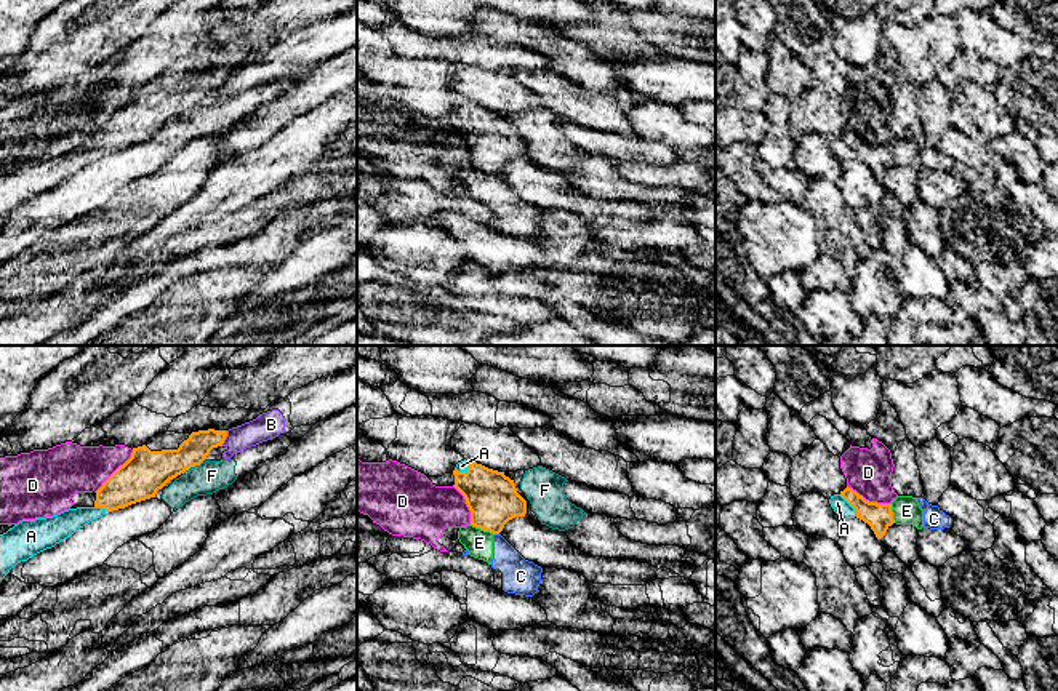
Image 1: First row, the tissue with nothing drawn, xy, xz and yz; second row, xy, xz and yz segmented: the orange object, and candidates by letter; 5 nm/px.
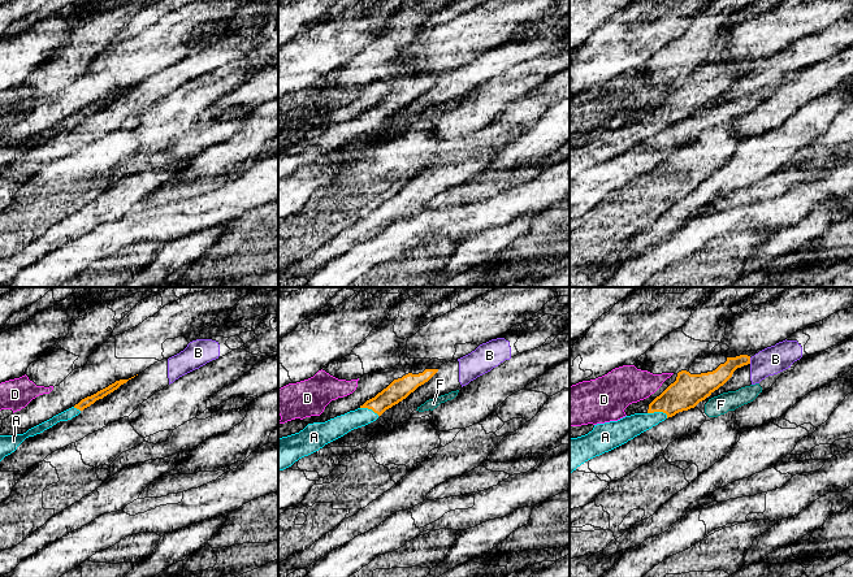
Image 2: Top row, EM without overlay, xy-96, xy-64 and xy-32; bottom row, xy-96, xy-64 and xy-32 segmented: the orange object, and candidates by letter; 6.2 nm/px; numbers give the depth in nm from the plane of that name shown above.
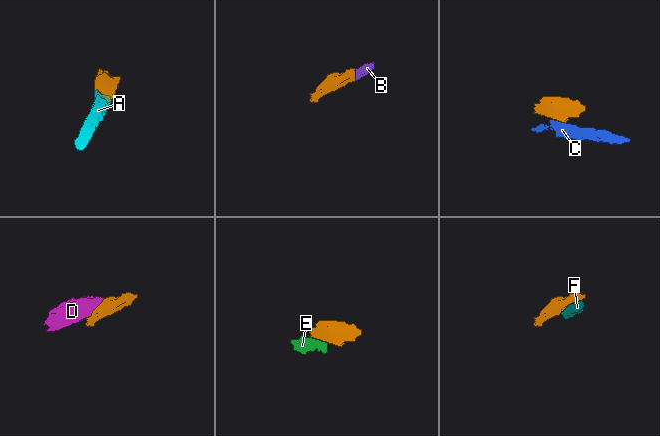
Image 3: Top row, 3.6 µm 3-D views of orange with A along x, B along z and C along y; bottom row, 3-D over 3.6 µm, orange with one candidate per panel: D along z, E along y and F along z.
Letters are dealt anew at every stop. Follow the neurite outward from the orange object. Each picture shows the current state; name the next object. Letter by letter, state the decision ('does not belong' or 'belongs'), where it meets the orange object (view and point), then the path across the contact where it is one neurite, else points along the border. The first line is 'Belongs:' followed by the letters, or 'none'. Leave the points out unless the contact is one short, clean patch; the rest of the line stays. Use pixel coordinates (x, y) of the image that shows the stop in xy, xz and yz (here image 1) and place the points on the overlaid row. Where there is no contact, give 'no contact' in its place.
Belongs: A
A: belongs; contact yz (850, 504); way yz (879, 517), (850, 504), (837, 503)
B: does not belong; contact xy (224, 439); border xy (226, 431), (226, 439), (221, 445)
C: does not belong; contact xz (496, 533); border xz (493, 533), (498, 535)
D: does not belong; contact xy (116, 471)
E: does not belong; contact xz (482, 528); border xz (471, 523), (493, 533)
F: does not belong; contact xy (192, 466); border xy (202, 461), (183, 474)

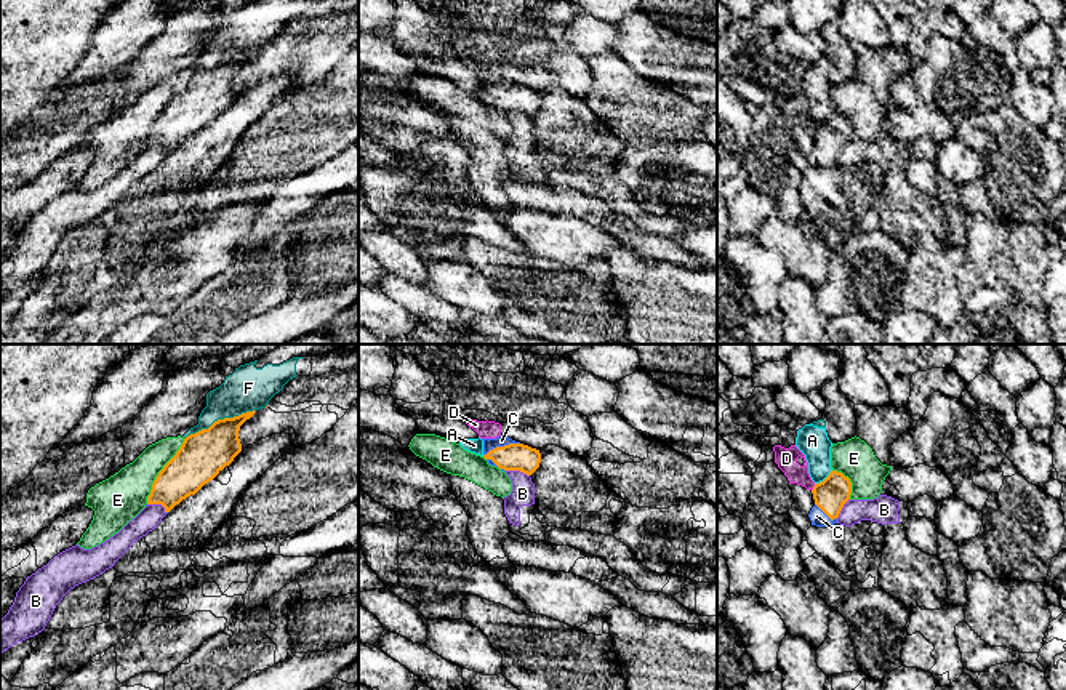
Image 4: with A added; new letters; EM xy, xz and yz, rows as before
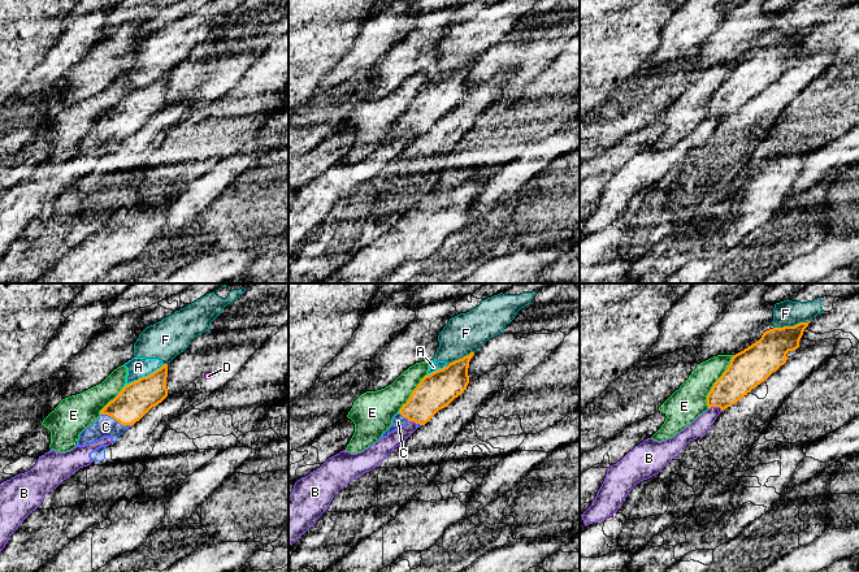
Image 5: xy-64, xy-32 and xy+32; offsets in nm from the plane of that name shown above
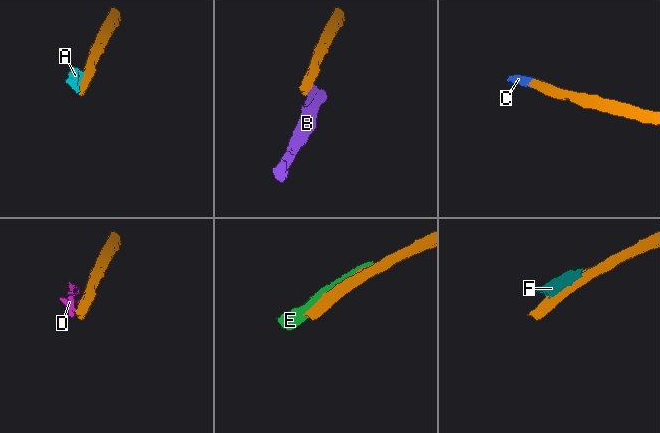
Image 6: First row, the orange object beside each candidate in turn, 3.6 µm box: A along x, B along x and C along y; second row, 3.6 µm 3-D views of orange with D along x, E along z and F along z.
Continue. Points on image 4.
Belongs: C
A: does not belong; contact yz (825, 479); border yz (831, 469), (815, 484)
B: does not belong; contact xz (517, 469); border xz (506, 469), (519, 469), (528, 476)
C: belongs; contact xz (501, 447); way xz (516, 457), (501, 447), (488, 444)
D: does not belong; contact yz (813, 487)
E: does not belong; contact xy (160, 471)
F: does not belong; contact xy (218, 420)

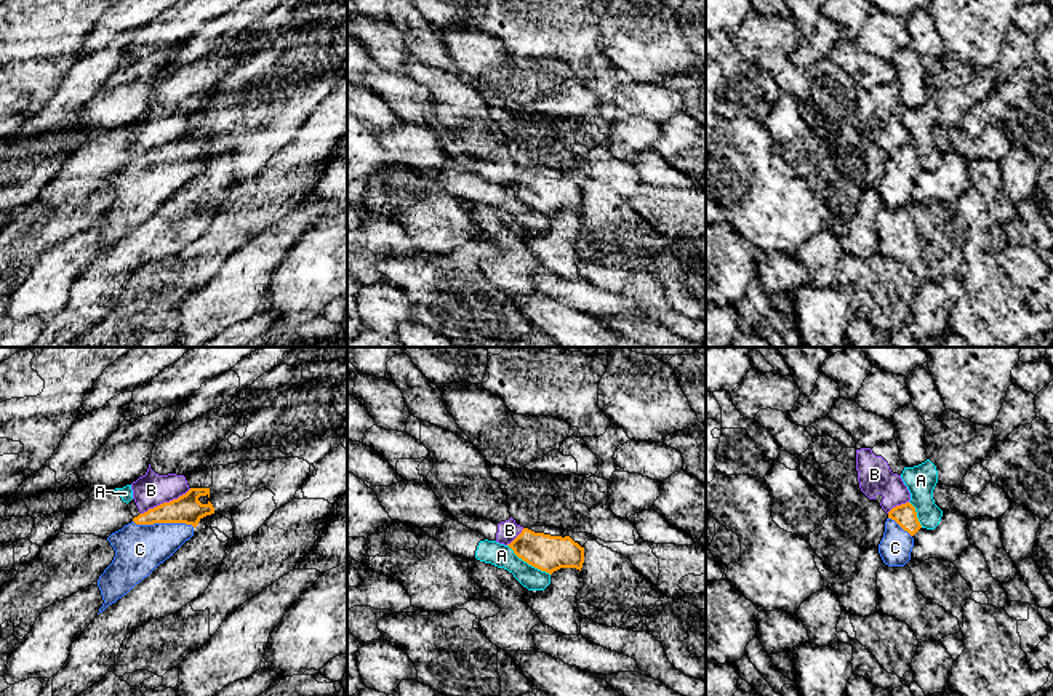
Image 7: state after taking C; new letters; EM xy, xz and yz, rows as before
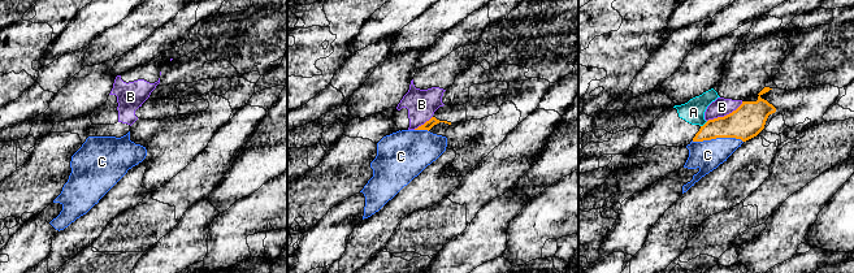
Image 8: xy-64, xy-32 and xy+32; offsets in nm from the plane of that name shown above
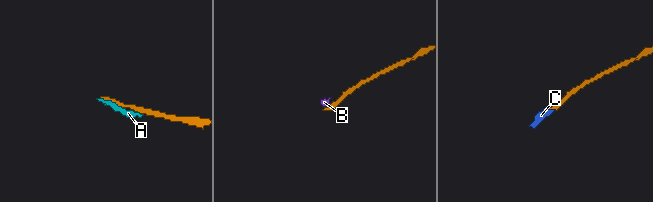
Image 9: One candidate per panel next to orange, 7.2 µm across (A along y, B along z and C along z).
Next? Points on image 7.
Belongs: C
A: does not belong; contact xz (528, 564)
B: does not belong; contact xy (165, 503); border xy (191, 488), (141, 514)
C: belongs; contact xy (164, 522); way xy (188, 509), (173, 522), (164, 522), (140, 549)

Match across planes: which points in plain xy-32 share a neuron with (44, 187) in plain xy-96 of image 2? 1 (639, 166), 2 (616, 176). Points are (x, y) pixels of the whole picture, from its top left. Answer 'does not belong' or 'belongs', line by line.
1: does not belong
2: does not belong

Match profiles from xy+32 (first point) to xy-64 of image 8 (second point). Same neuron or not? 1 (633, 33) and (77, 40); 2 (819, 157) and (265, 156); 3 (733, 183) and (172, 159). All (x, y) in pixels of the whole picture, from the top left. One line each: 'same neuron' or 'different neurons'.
1: different neurons
2: different neurons
3: different neurons

